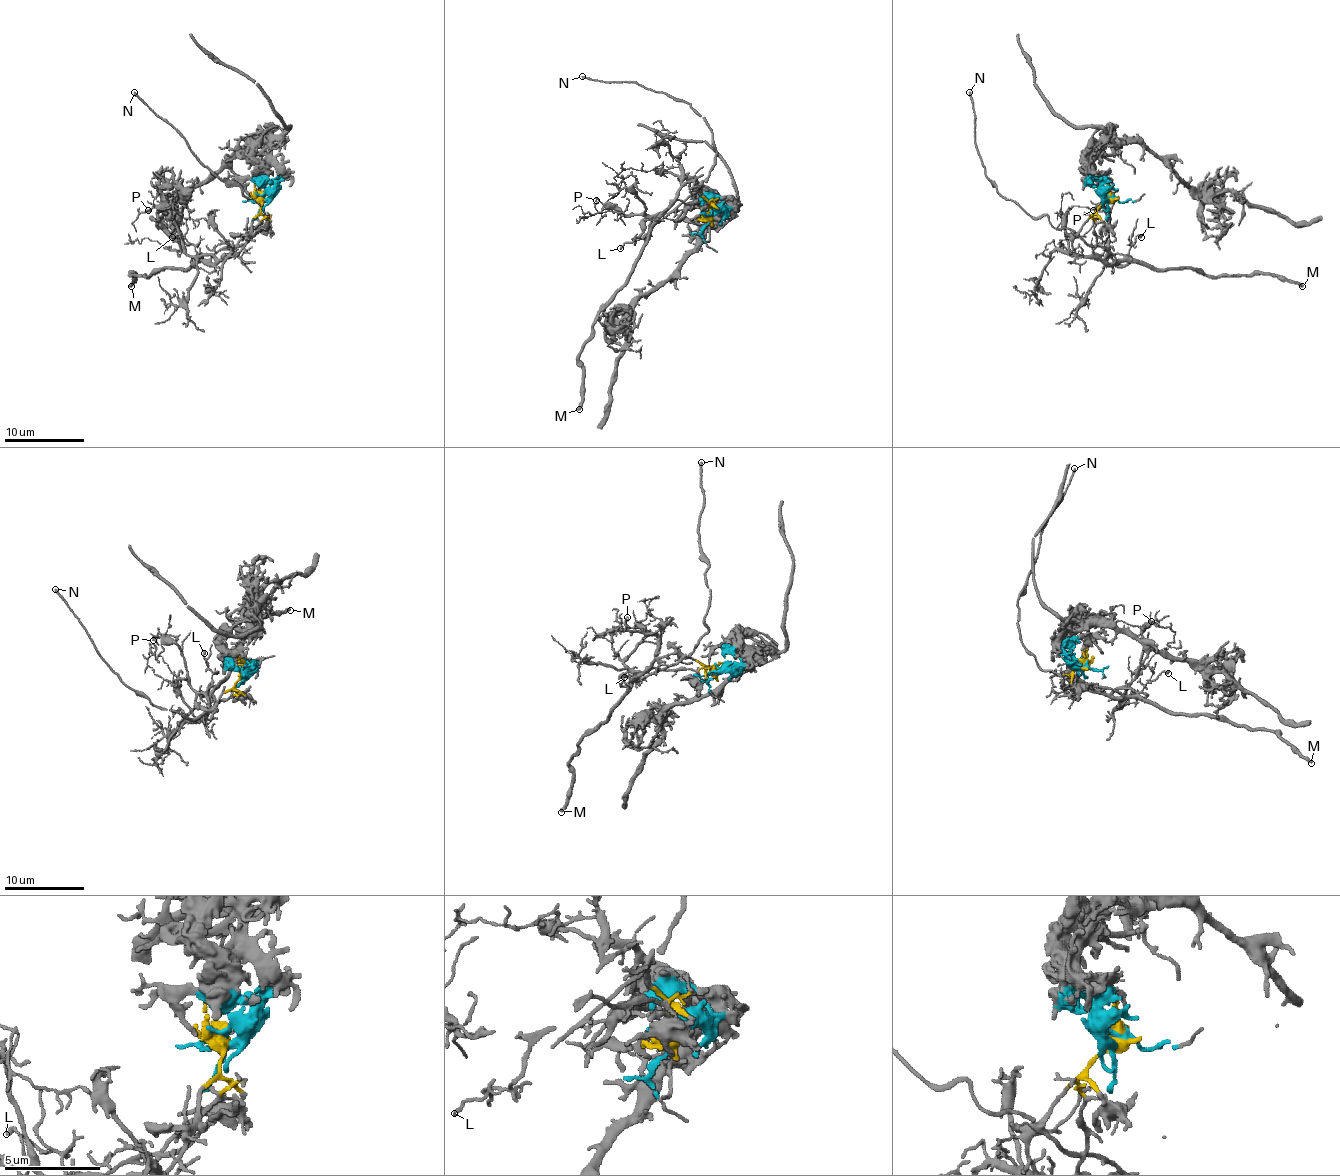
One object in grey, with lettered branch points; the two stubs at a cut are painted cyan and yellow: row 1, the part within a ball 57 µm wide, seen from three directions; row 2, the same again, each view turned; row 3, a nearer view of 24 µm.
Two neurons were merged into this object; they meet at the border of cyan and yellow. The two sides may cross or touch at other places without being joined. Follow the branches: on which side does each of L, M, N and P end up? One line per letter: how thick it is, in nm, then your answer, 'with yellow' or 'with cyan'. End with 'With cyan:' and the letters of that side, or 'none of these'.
L: 220 nm thick; with yellow
M: 320 nm thick; with yellow
N: 240 nm thick; with yellow
P: 170 nm thick; with yellow
With cyan: none of these

